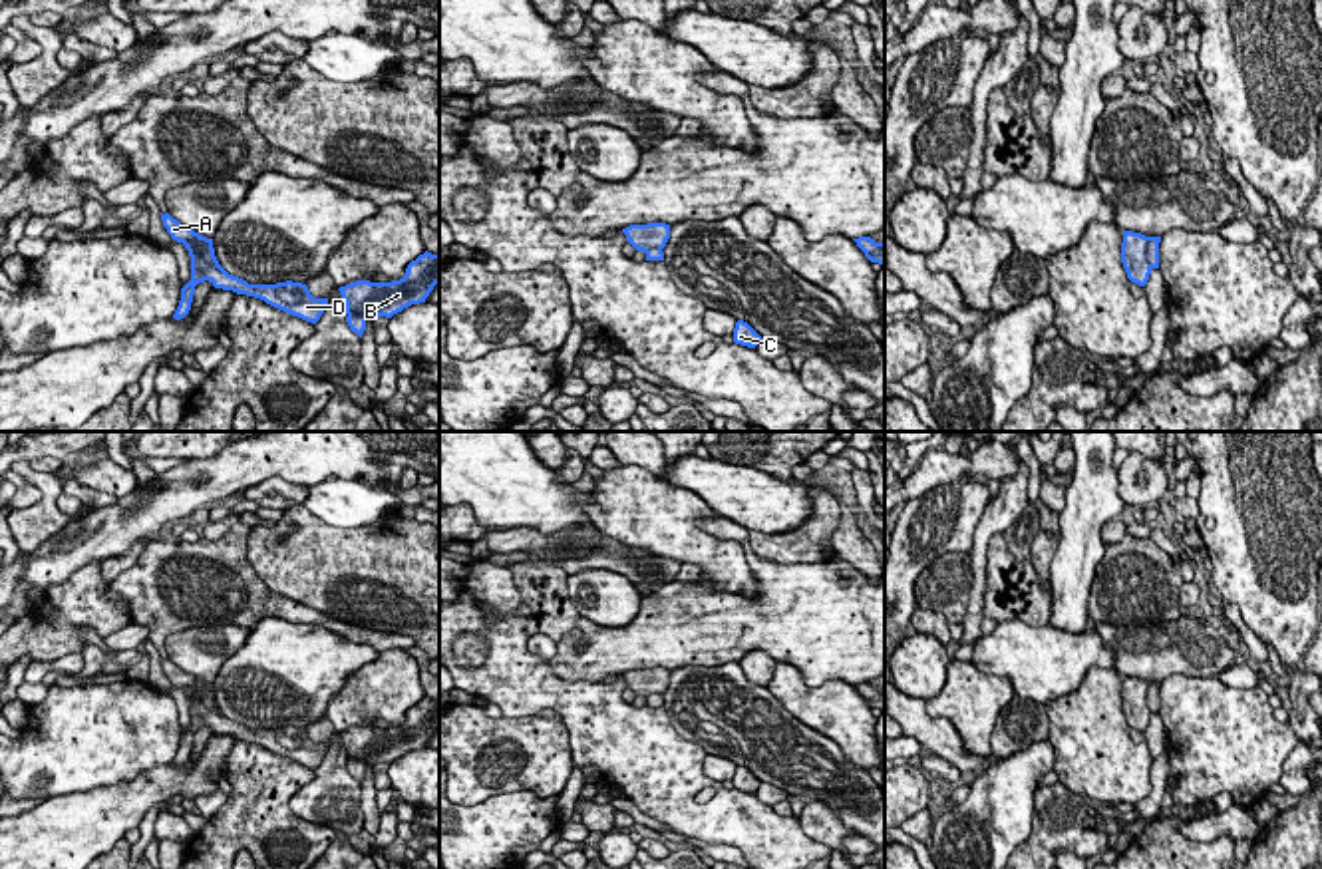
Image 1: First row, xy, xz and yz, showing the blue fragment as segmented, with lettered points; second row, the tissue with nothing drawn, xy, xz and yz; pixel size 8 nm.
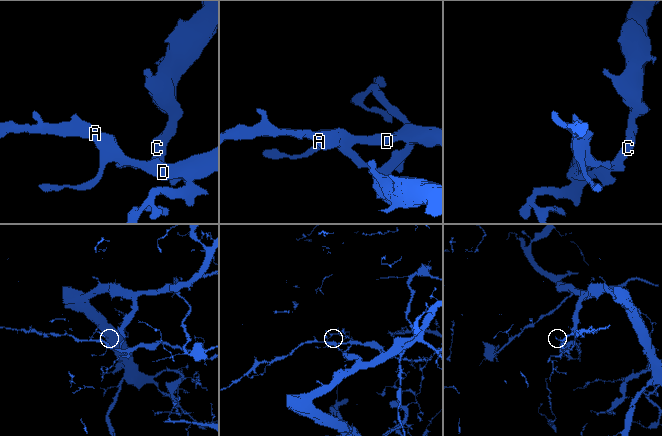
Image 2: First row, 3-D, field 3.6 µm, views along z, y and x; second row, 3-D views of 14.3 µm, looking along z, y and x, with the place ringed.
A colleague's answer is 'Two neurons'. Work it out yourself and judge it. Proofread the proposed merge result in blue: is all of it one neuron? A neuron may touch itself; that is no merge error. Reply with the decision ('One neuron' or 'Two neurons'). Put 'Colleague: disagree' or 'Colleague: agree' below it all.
Two neurons
Colleague: agree

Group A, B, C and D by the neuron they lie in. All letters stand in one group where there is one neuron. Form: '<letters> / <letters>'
A C / B D

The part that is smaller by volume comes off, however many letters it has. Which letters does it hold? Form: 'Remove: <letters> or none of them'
Remove: B, D

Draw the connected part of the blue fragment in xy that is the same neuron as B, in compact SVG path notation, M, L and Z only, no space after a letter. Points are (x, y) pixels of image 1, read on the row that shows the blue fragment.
M425 251L408 264L400 280L356 280L338 290L346 302L346 314L374 320L380 316L392 318L412 304L425 302L435 284L439 284L439 255Z

